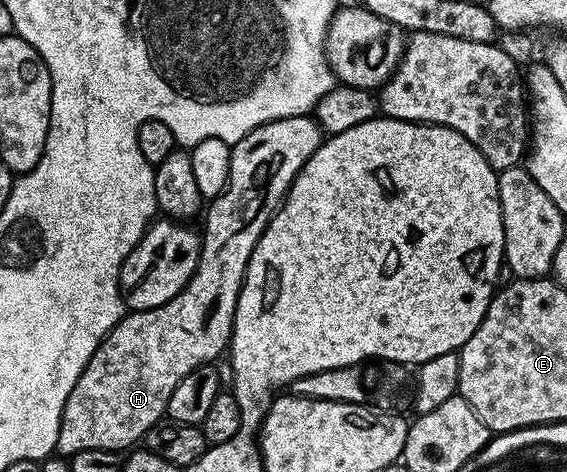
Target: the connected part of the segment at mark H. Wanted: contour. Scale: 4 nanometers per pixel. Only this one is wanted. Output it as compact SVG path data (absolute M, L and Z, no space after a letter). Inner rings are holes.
M296 114L290 118L271 120L259 128L255 128L247 136L243 136L243 140L232 143L229 179L225 185L224 192L220 194L218 198L212 199L212 201L208 203L207 209L204 211L203 219L205 218L205 230L202 229L200 231L201 255L199 256L199 264L195 268L191 280L187 280L185 287L183 287L174 298L167 300L167 304L159 304L159 308L147 308L146 310L135 310L126 313L117 321L113 331L101 341L99 348L83 368L79 380L75 380L75 388L71 388L71 392L65 395L65 407L63 408L63 416L61 417L59 430L57 431L56 453L58 455L72 456L84 450L90 450L91 448L122 452L121 450L126 449L125 451L128 451L130 448L136 447L138 443L144 439L146 432L149 431L152 426L158 425L158 423L166 417L169 401L171 400L171 392L175 392L175 388L179 388L179 380L183 380L183 376L195 372L195 368L216 363L218 361L216 358L219 357L220 354L222 357L222 355L226 353L229 339L233 337L235 308L237 307L239 292L241 291L241 285L243 284L245 273L247 272L247 264L251 260L251 252L255 252L255 244L259 244L259 236L263 236L267 224L273 219L273 213L281 208L281 203L285 200L285 193L291 188L295 176L301 171L303 164L307 160L311 160L313 153L321 147L322 141L323 131L316 117Z

